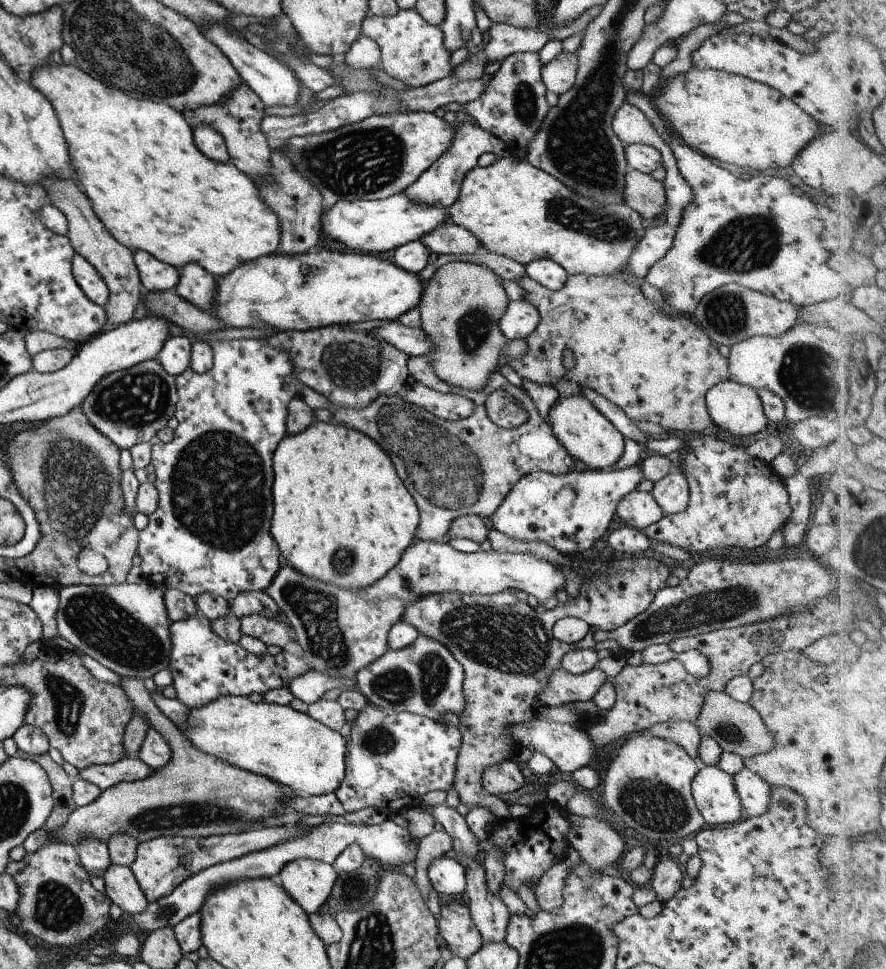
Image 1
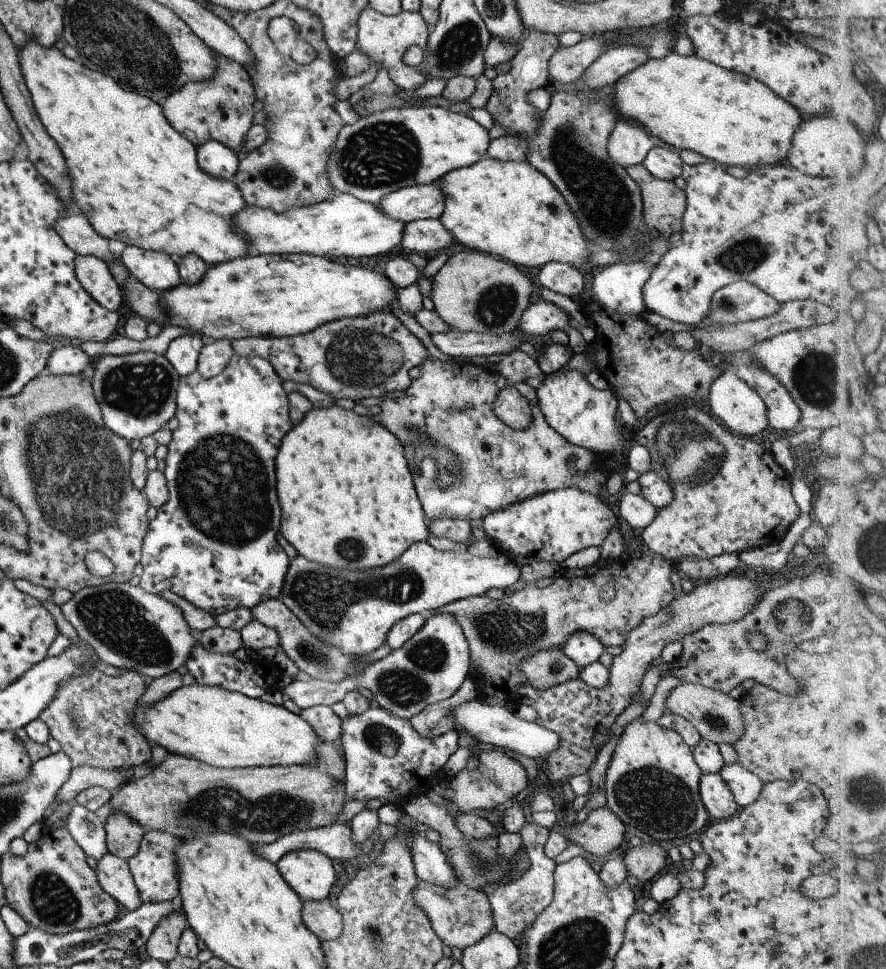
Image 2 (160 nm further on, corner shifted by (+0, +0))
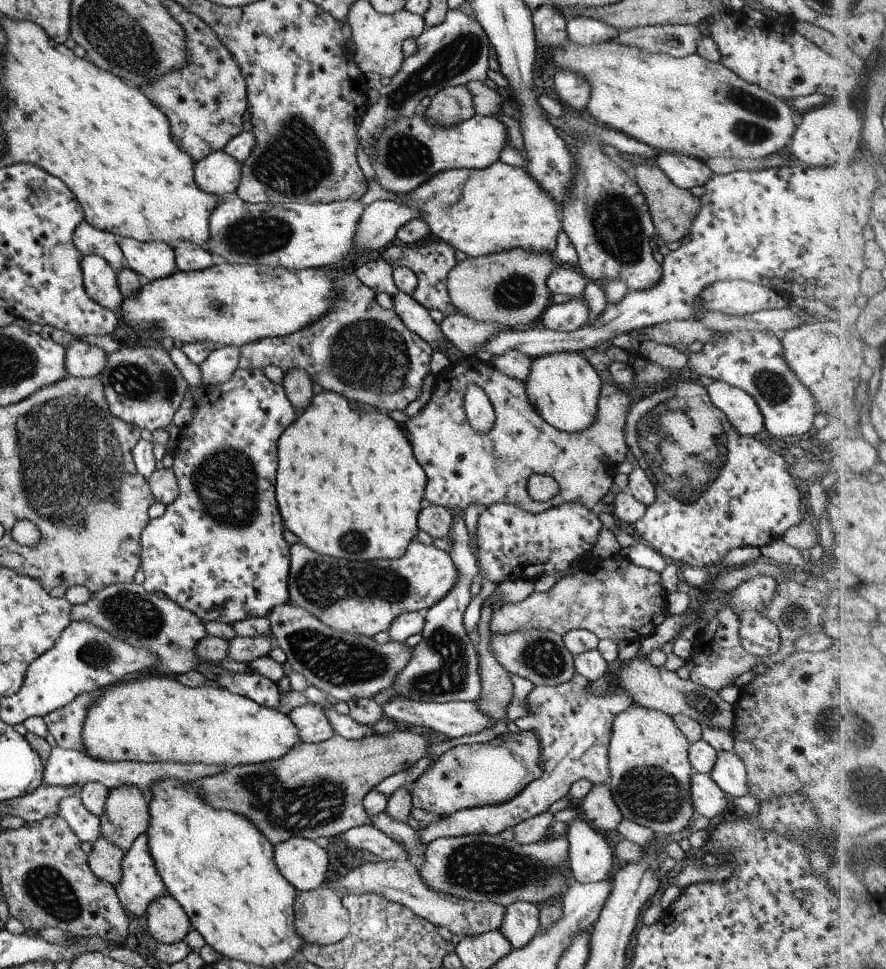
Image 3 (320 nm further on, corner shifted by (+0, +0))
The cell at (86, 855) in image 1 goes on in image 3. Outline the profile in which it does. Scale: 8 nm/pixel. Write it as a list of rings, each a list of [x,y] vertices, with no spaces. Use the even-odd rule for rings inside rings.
[[[69,795],[57,802],[57,812],[80,841],[92,844],[100,835],[100,822],[81,804],[78,795]]]

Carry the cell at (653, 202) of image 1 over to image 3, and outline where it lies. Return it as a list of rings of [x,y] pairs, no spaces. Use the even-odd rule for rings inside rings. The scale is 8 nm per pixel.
[[[637,163],[635,167],[631,168],[630,175],[643,195],[654,226],[654,240],[658,243],[660,249],[663,249],[665,244],[669,244],[669,242],[679,242],[688,234],[692,220],[700,209],[699,198],[691,195],[689,189],[675,186],[657,166]]]

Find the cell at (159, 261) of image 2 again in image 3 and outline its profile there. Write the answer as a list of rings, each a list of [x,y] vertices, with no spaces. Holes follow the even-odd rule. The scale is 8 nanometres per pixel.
[[[122,237],[119,248],[125,266],[134,270],[143,281],[165,278],[176,270],[173,247],[159,241],[138,241]]]

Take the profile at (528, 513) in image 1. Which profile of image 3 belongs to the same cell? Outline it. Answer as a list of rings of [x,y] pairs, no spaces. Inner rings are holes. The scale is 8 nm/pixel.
[[[493,503],[486,506],[477,516],[475,528],[476,565],[483,578],[495,585],[507,580],[509,574],[516,574],[515,570],[521,570],[521,578],[534,579],[542,575],[551,575],[556,571],[571,568],[571,565],[578,562],[583,552],[591,551],[601,527],[594,510],[589,510],[579,503],[563,503],[537,514],[524,511],[517,505]]]

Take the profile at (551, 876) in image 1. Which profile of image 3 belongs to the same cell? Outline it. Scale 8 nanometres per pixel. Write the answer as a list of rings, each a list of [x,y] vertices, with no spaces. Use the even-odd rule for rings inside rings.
[[[519,901],[506,907],[499,932],[507,939],[512,949],[524,947],[540,930],[540,909],[533,903]]]

